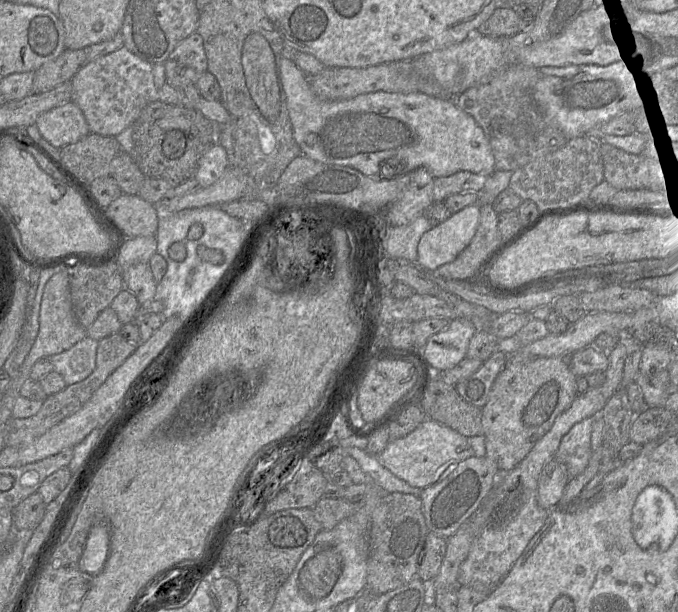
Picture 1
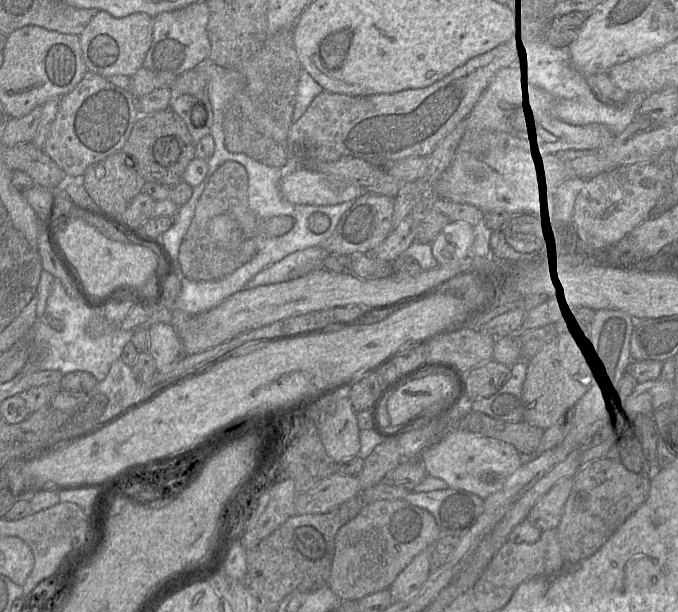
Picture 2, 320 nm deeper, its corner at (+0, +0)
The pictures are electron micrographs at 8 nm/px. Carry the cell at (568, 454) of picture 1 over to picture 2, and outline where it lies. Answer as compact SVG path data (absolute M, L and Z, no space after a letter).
M573 478L559 480L533 506L527 516L529 522L541 532L557 528L572 485Z

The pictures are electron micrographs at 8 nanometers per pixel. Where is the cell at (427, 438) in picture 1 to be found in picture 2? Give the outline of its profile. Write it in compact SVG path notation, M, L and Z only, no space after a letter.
M456 429L426 447L420 454L420 462L427 475L443 480L449 488L485 499L503 488L508 477L525 462L525 457L511 444Z

